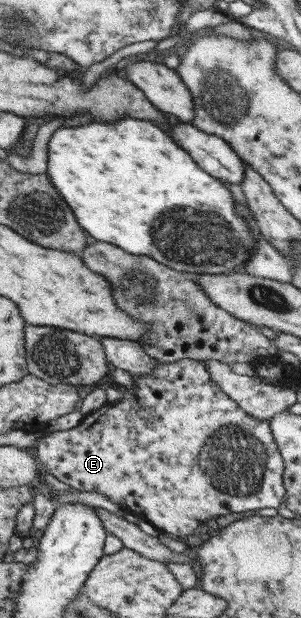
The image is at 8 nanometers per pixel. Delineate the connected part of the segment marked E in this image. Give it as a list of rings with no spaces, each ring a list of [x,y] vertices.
[[[155,360],[155,369],[149,377],[134,377],[135,385],[132,388],[122,387],[123,397],[116,402],[105,403],[102,409],[90,412],[83,417],[81,423],[70,430],[53,432],[41,436],[36,444],[37,460],[42,470],[48,471],[59,481],[69,485],[79,493],[85,495],[90,492],[102,493],[117,503],[124,513],[130,513],[144,519],[156,528],[171,536],[181,537],[192,535],[204,521],[210,522],[218,516],[230,513],[249,513],[250,511],[271,507],[276,509],[284,501],[282,475],[284,465],[281,454],[273,439],[268,421],[258,420],[247,415],[239,406],[230,400],[209,378],[209,373],[203,362],[197,360],[177,360],[173,363],[164,363]]]

